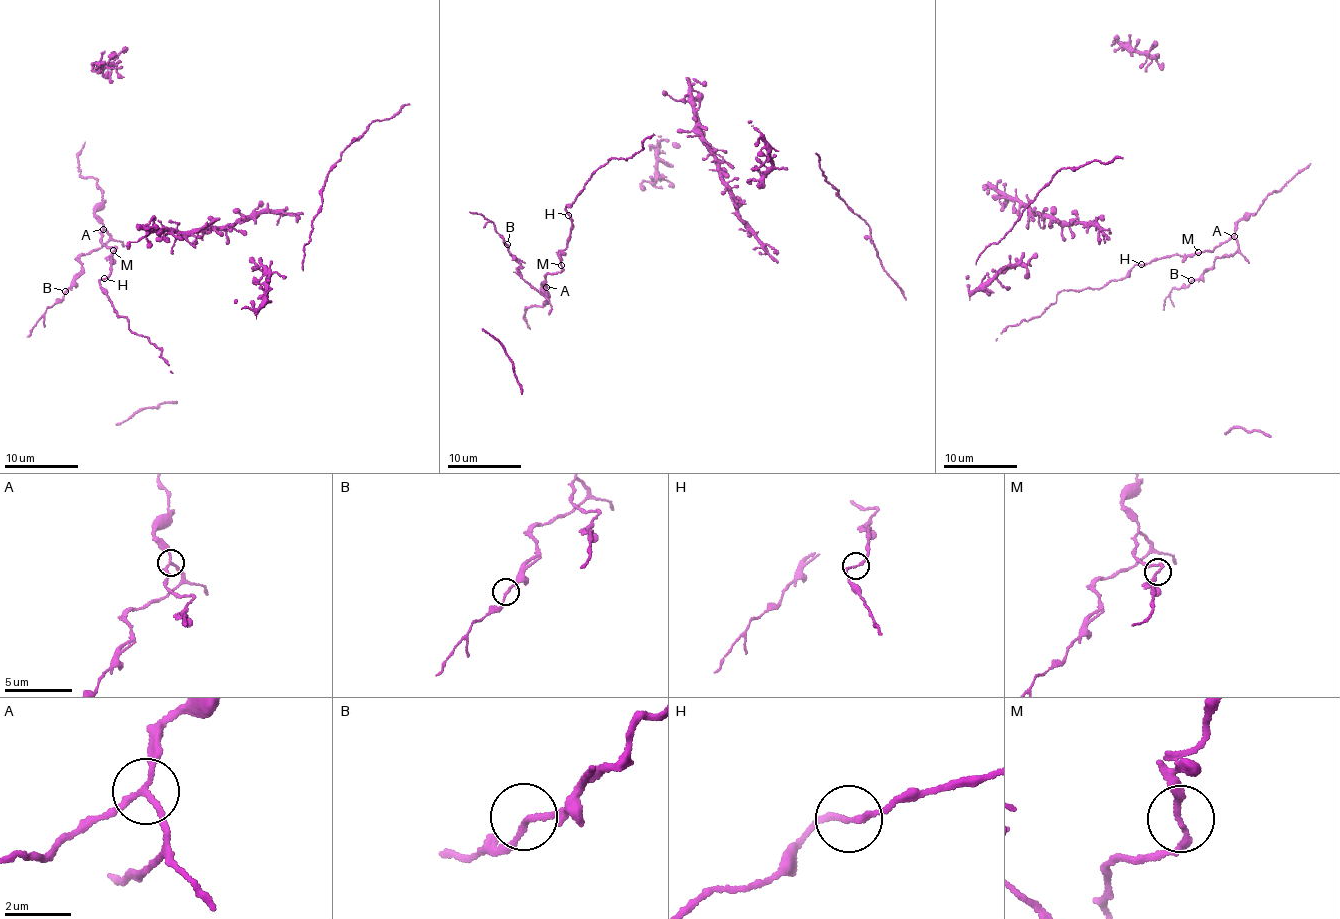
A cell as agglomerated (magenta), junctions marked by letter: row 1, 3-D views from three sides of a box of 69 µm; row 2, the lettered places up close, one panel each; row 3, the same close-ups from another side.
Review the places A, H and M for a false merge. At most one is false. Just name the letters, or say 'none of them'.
A

